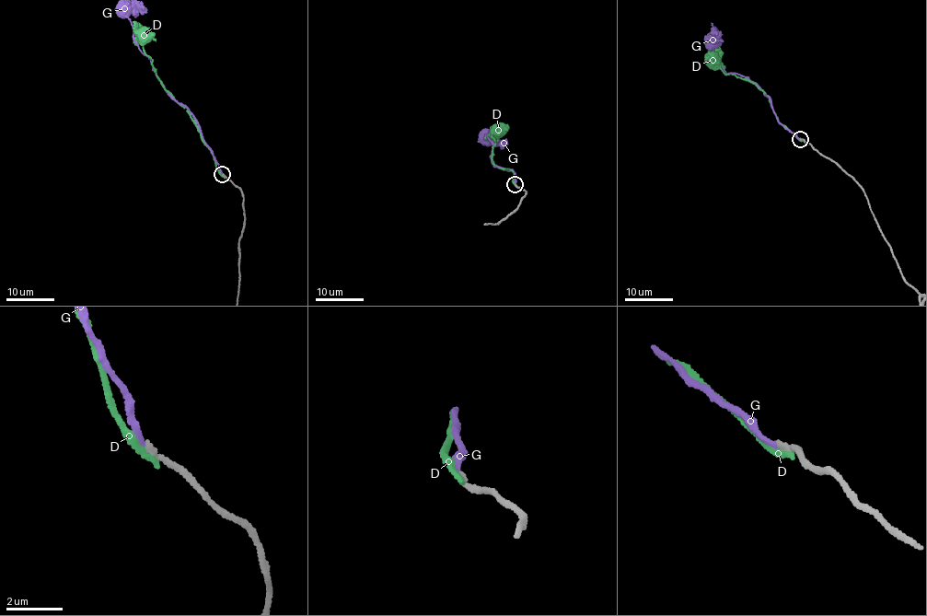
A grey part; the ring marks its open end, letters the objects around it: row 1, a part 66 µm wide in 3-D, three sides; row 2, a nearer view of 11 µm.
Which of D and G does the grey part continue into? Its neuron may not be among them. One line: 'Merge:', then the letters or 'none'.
Merge: G

